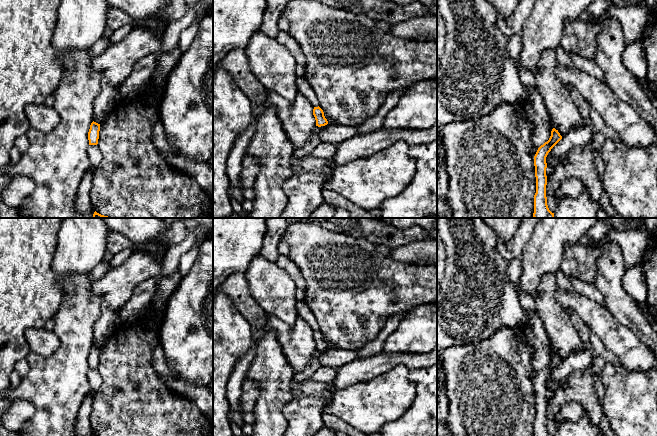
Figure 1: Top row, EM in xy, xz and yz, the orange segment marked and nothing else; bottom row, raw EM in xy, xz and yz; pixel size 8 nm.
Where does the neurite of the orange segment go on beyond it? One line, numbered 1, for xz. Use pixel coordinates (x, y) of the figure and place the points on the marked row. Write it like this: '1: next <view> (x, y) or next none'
1: next none

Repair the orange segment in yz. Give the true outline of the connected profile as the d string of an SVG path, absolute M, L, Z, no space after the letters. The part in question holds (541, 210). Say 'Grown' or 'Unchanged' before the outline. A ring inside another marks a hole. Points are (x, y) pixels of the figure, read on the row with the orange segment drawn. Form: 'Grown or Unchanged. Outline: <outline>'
Unchanged. Outline: M555 128L551 131L551 136L547 142L541 145L535 156L534 156L534 166L535 166L535 177L536 177L536 193L534 195L534 218L554 218L554 213L552 213L547 205L546 197L546 157L551 149L562 139L562 136Z

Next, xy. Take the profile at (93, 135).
Unchanged. Outline: M92 122L88 132L89 145L97 145L99 139L100 124Z

